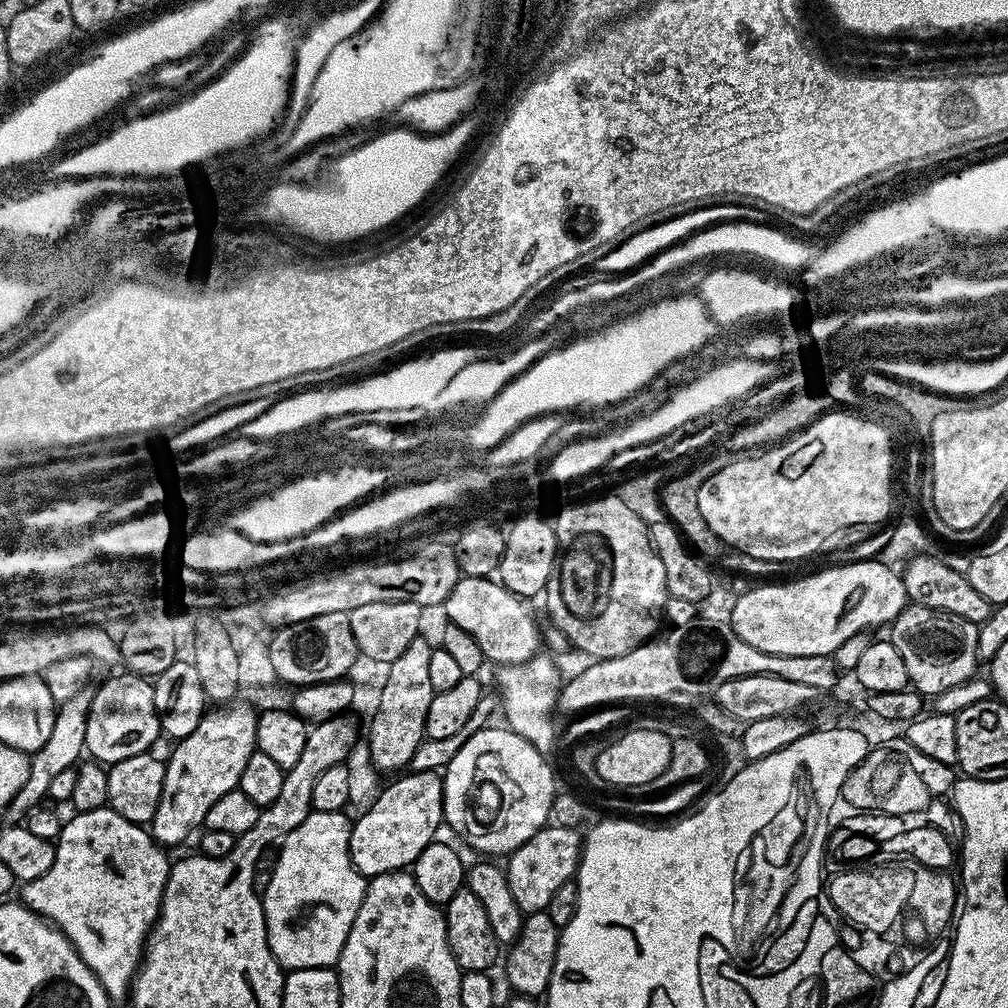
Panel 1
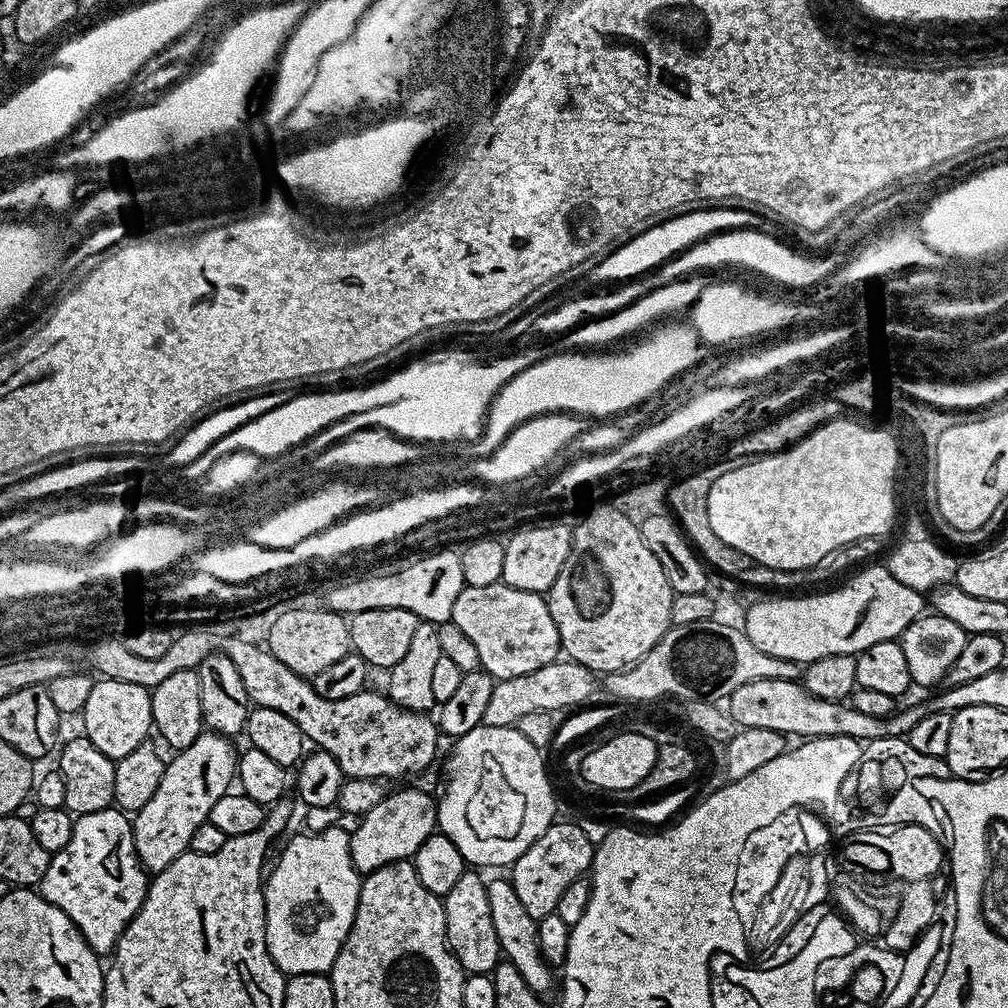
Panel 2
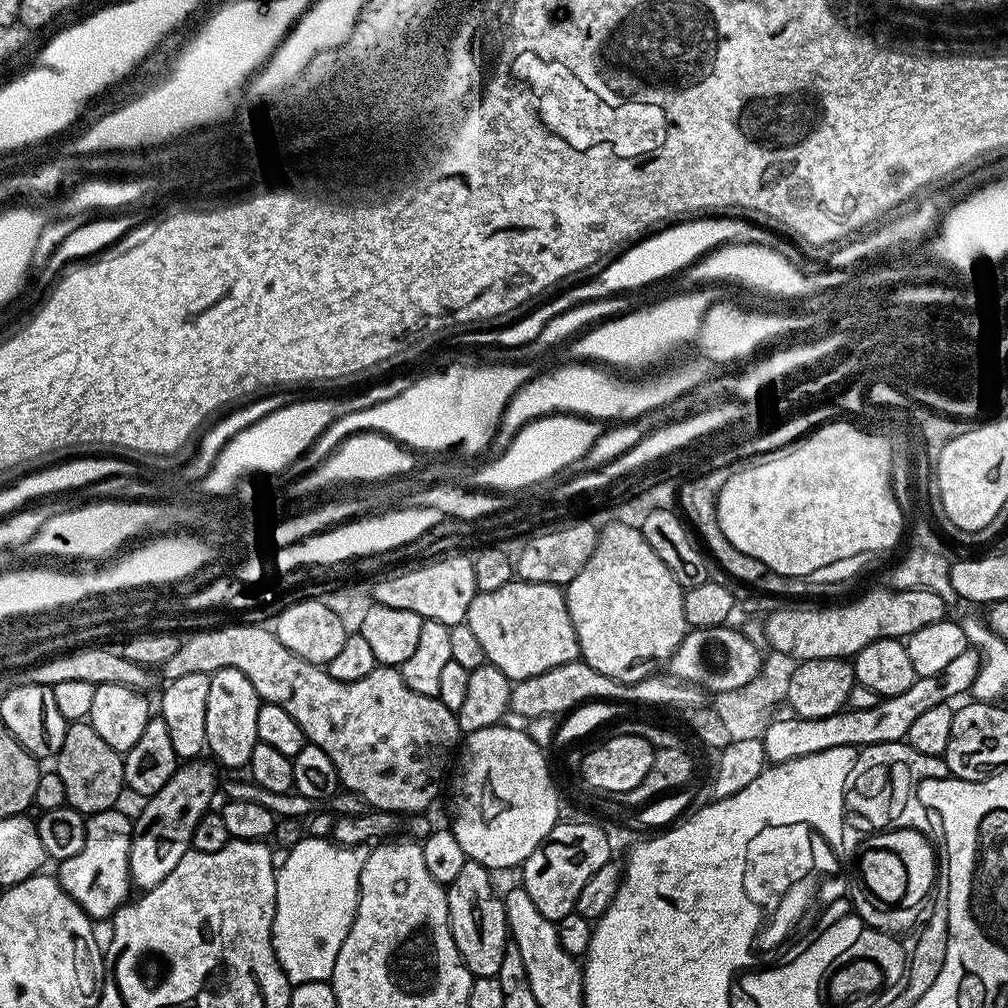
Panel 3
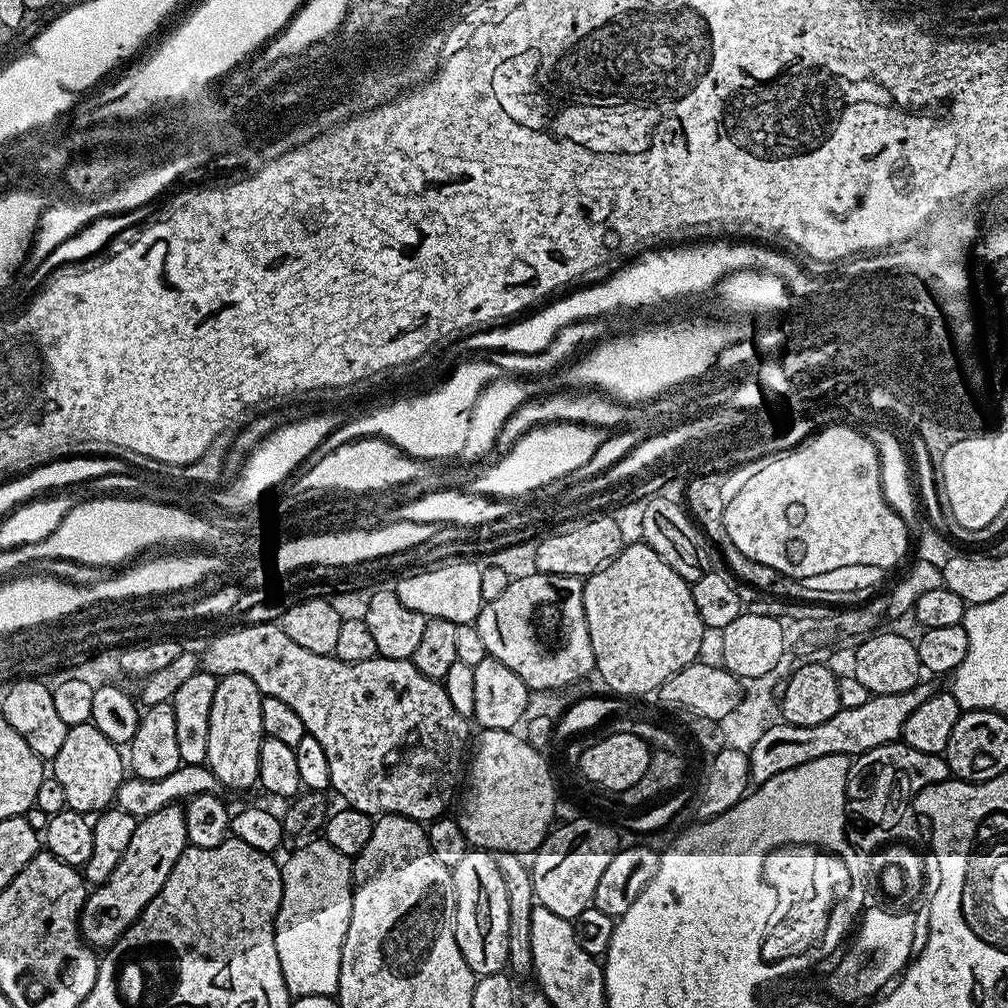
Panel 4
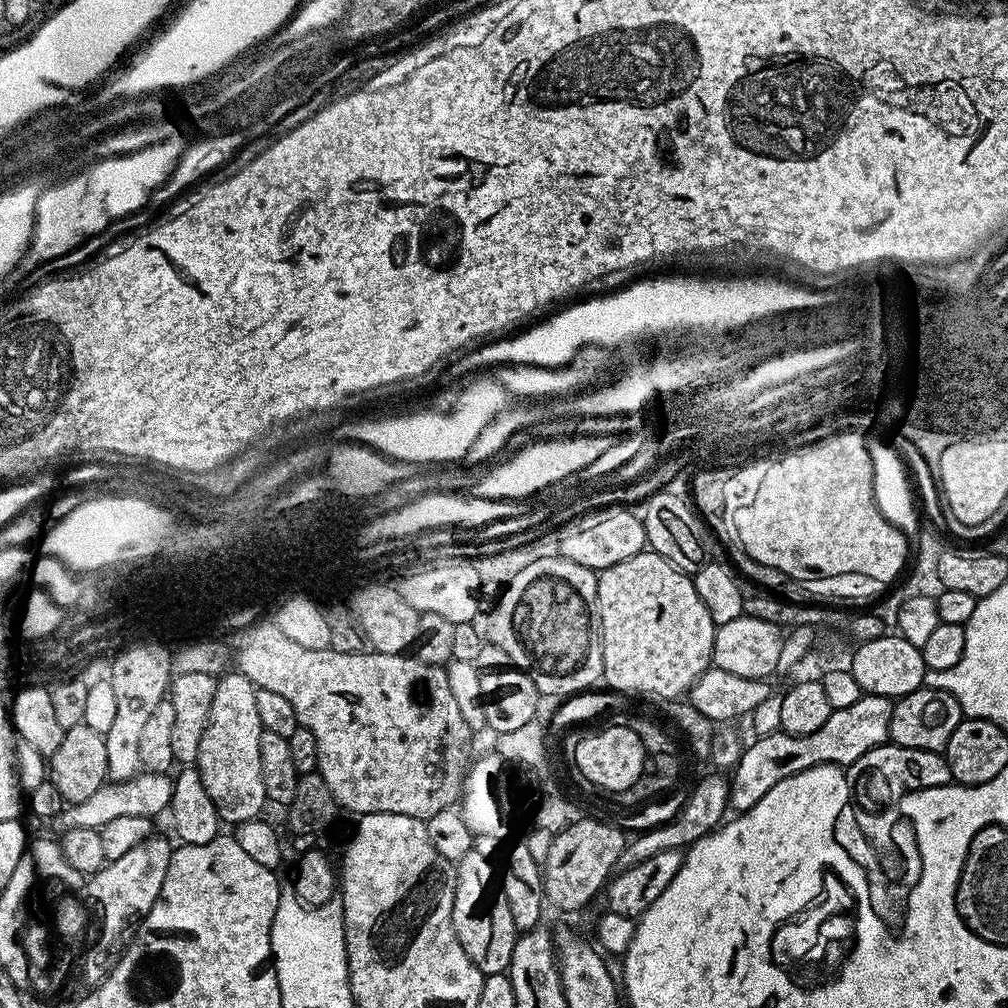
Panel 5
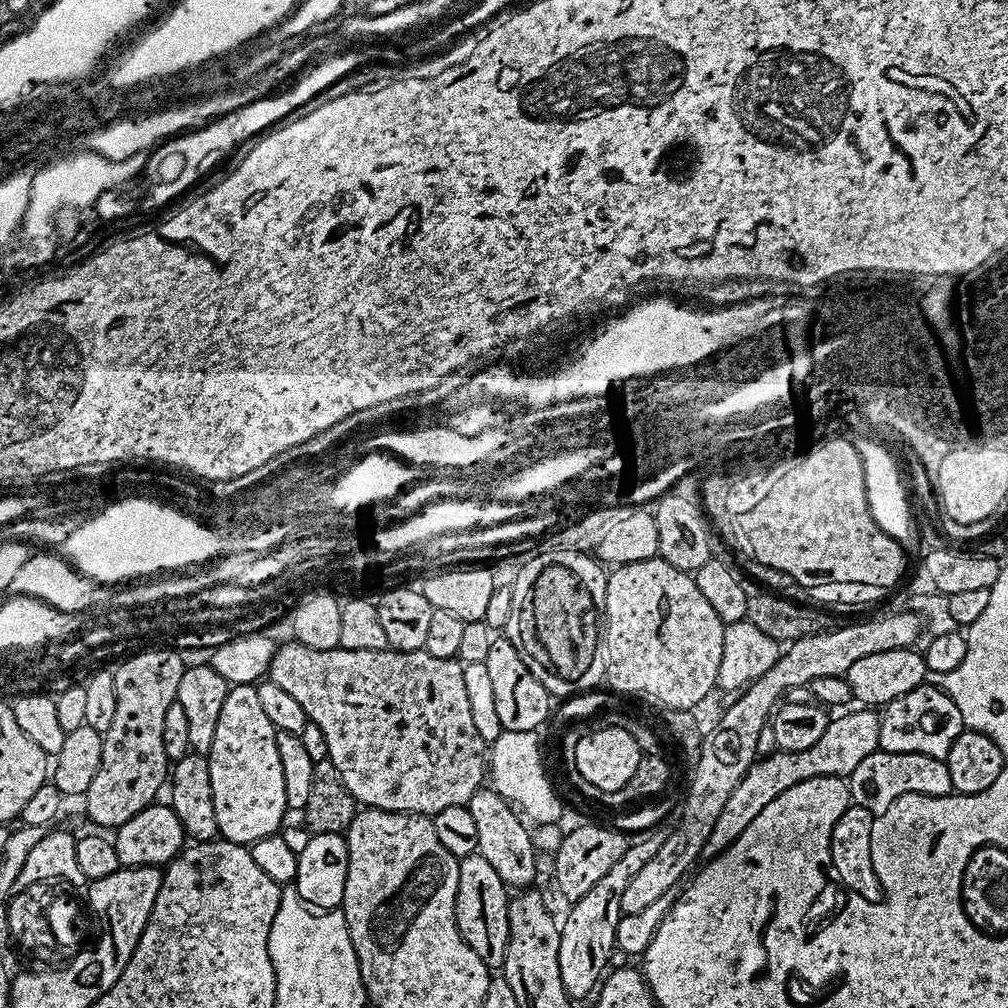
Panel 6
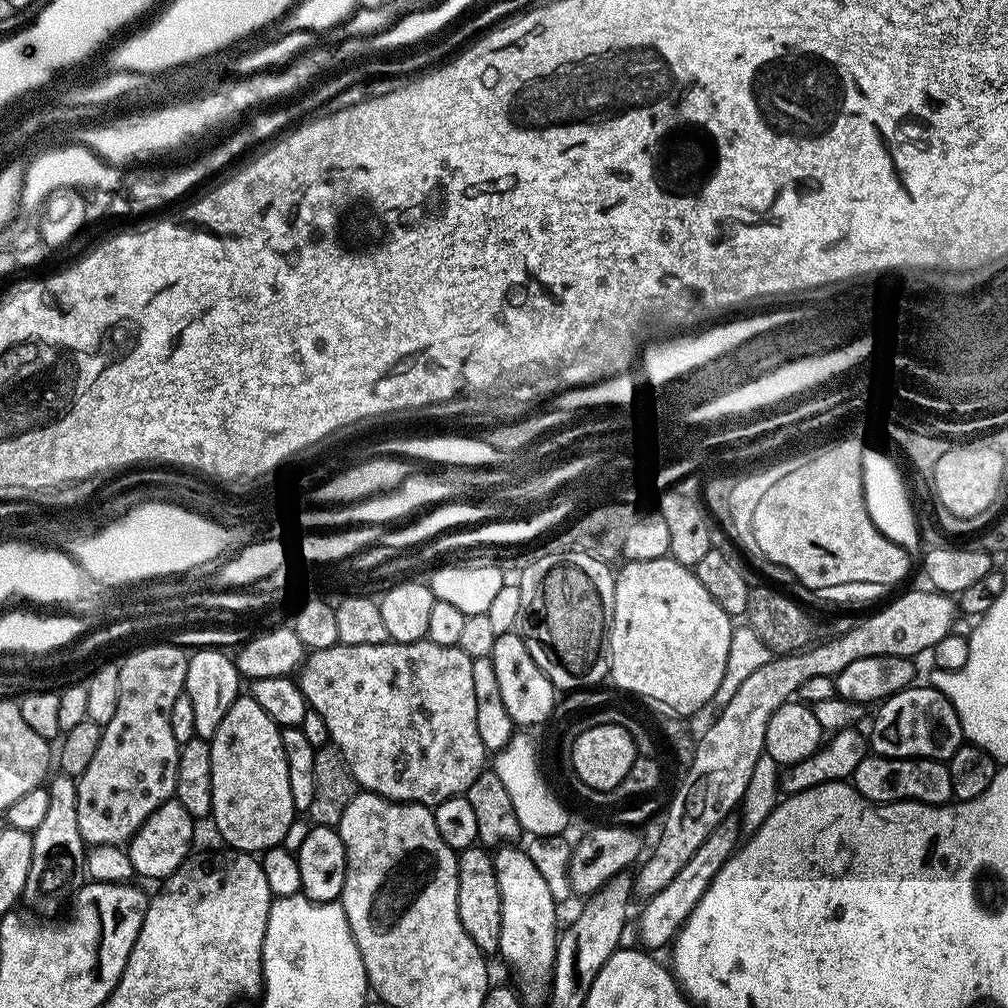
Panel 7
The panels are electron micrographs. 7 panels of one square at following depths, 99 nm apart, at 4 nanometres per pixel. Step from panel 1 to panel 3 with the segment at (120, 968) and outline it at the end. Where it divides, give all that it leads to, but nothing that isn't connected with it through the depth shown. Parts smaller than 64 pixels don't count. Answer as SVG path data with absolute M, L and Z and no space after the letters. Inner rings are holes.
M121 810L99 812L87 817L85 845L78 854L59 861L58 879L62 890L82 906L93 921L107 921L129 899L128 888L133 887L130 874L130 846L133 821Z

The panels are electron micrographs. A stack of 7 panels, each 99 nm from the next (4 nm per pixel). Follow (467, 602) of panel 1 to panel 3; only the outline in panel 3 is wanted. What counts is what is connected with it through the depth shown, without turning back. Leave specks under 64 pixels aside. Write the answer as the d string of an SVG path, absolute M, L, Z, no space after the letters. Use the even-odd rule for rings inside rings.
M513 578L508 584L499 586L489 592L477 591L476 596L468 607L466 623L474 635L478 637L478 643L482 645L484 659L487 663L502 670L509 680L517 682L533 678L544 671L553 670L563 663L572 663L580 659L580 647L578 638L574 634L574 622L570 622L570 614L564 597L565 589L559 584L539 584L538 582L526 582L519 578Z

